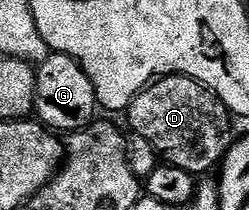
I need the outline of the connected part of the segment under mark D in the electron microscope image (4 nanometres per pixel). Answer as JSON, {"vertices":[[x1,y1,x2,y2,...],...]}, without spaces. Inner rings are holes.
{"vertices":[[167,75,144,87,129,104,127,112,129,118,129,131,132,134,143,137,154,149,158,156,168,166,187,169,195,177,205,177,209,170,216,168,224,160,227,150,225,138,229,135,229,122,231,116,229,110,211,93,209,87,205,87,199,81,195,81,186,75]]}

